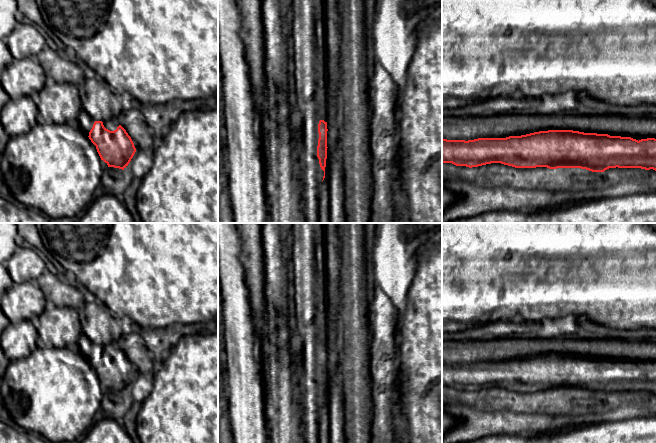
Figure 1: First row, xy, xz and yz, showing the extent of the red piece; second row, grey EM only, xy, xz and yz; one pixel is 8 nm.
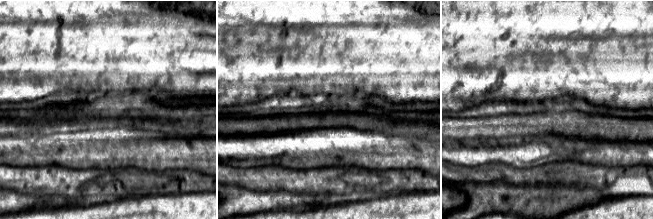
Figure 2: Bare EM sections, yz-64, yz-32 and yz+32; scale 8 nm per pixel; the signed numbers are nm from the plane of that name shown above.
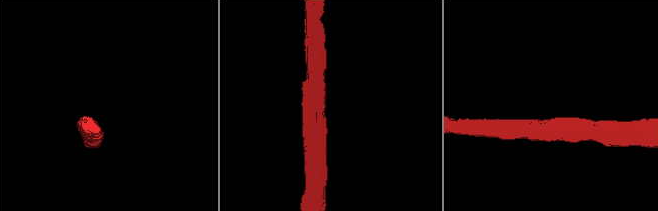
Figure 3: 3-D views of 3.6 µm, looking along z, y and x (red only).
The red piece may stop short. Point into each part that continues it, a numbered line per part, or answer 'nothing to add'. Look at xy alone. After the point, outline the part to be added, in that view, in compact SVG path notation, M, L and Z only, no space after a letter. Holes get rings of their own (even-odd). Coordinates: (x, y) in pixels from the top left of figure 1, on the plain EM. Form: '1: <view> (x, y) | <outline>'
1: xy (85, 345) | M82 334L78 339L76 347L79 349L78 351L83 354L86 360L89 360L89 356L95 345L97 344L92 342L86 335Z

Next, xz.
1: xz (311, 324) | M293 223L293 245L292 245L292 275L295 302L295 326L297 341L301 351L302 367L301 378L299 380L299 392L303 409L302 426L305 443L320 443L320 417L324 395L321 393L317 381L318 370L318 348L320 344L329 345L330 339L327 331L327 315L319 310L321 301L321 279L317 268L316 248L320 242L321 223Z

